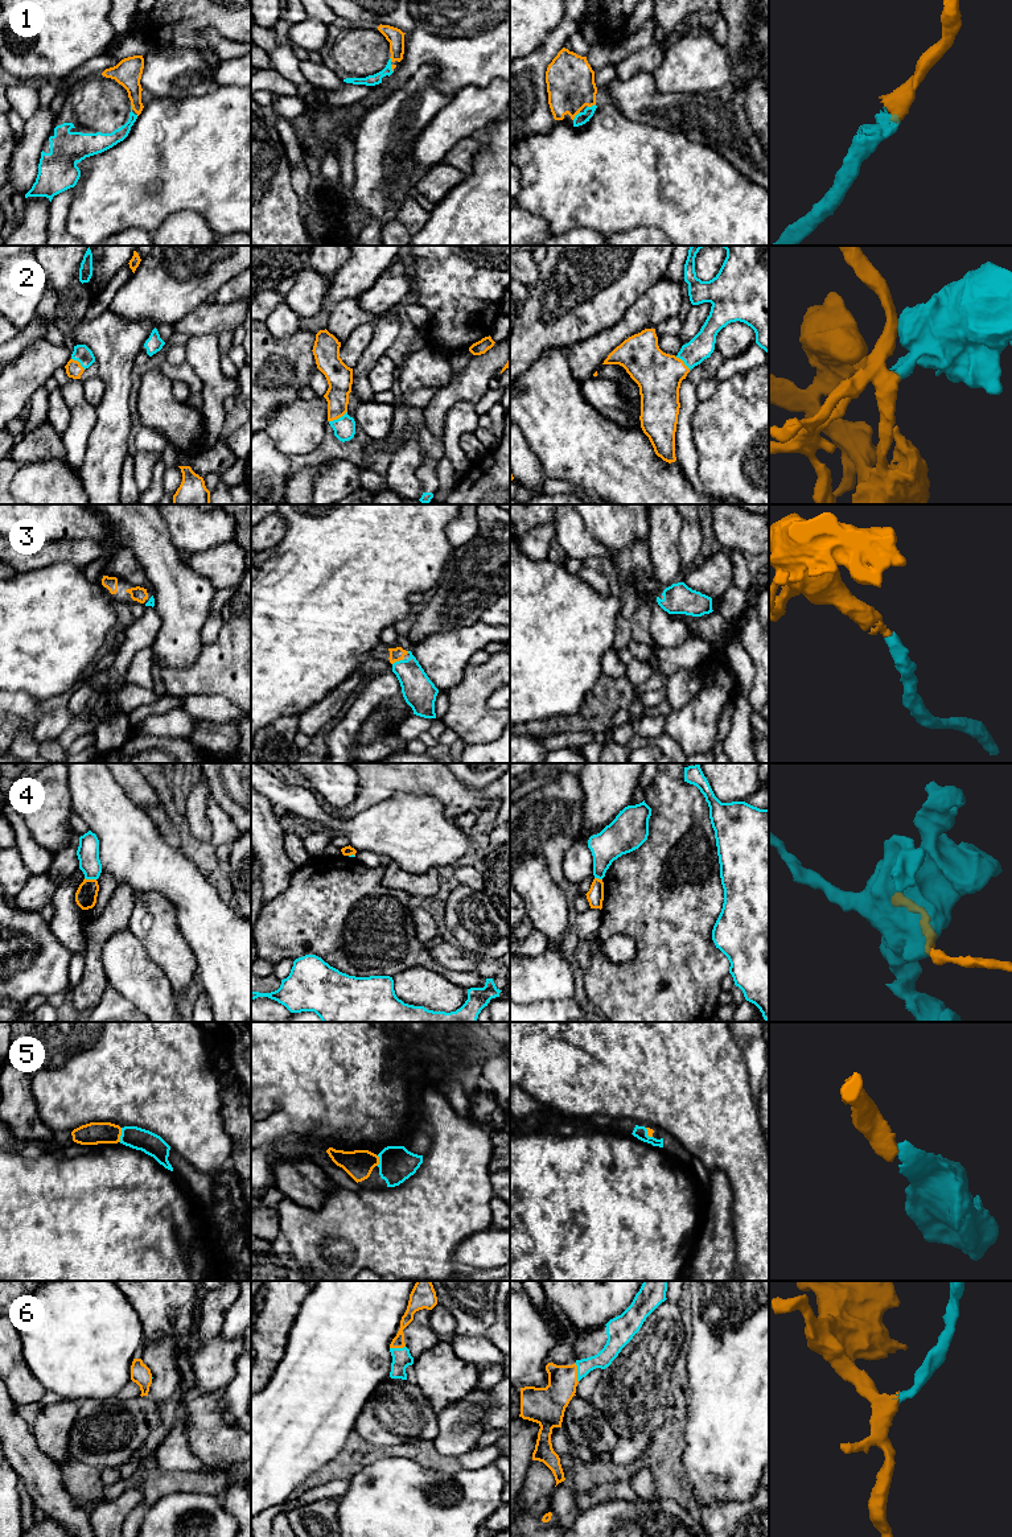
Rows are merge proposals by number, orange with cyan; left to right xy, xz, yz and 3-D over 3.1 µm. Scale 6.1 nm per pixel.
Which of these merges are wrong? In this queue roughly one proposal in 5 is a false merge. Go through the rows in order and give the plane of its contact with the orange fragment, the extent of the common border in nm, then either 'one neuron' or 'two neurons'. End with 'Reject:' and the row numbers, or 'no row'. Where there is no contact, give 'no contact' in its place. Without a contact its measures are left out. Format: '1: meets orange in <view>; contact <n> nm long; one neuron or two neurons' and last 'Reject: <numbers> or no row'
1: meets orange in yz; contact 70 nm long; one neuron
2: meets orange in xz; contact 130 nm long; one neuron
3: meets orange in xz; contact 80 nm long; one neuron
4: meets orange in xy; contact 70 nm long; two neurons
5: meets orange in xy; contact 90 nm long; one neuron
6: meets orange in yz; contact 120 nm long; one neuron
Reject: 4

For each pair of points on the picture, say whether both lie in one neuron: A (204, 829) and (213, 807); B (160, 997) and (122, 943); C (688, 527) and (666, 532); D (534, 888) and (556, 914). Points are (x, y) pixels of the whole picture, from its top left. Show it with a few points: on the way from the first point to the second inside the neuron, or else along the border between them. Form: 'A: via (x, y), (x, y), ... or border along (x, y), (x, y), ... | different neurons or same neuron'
A: border along (210, 796), (206, 804), (209, 841) | different neurons
B: via (147, 984), (126, 963), (123, 956) | same neuron
C: border along (682, 518), (679, 528), (681, 561) | different neurons
D: via (541, 894), (550, 907) | same neuron

